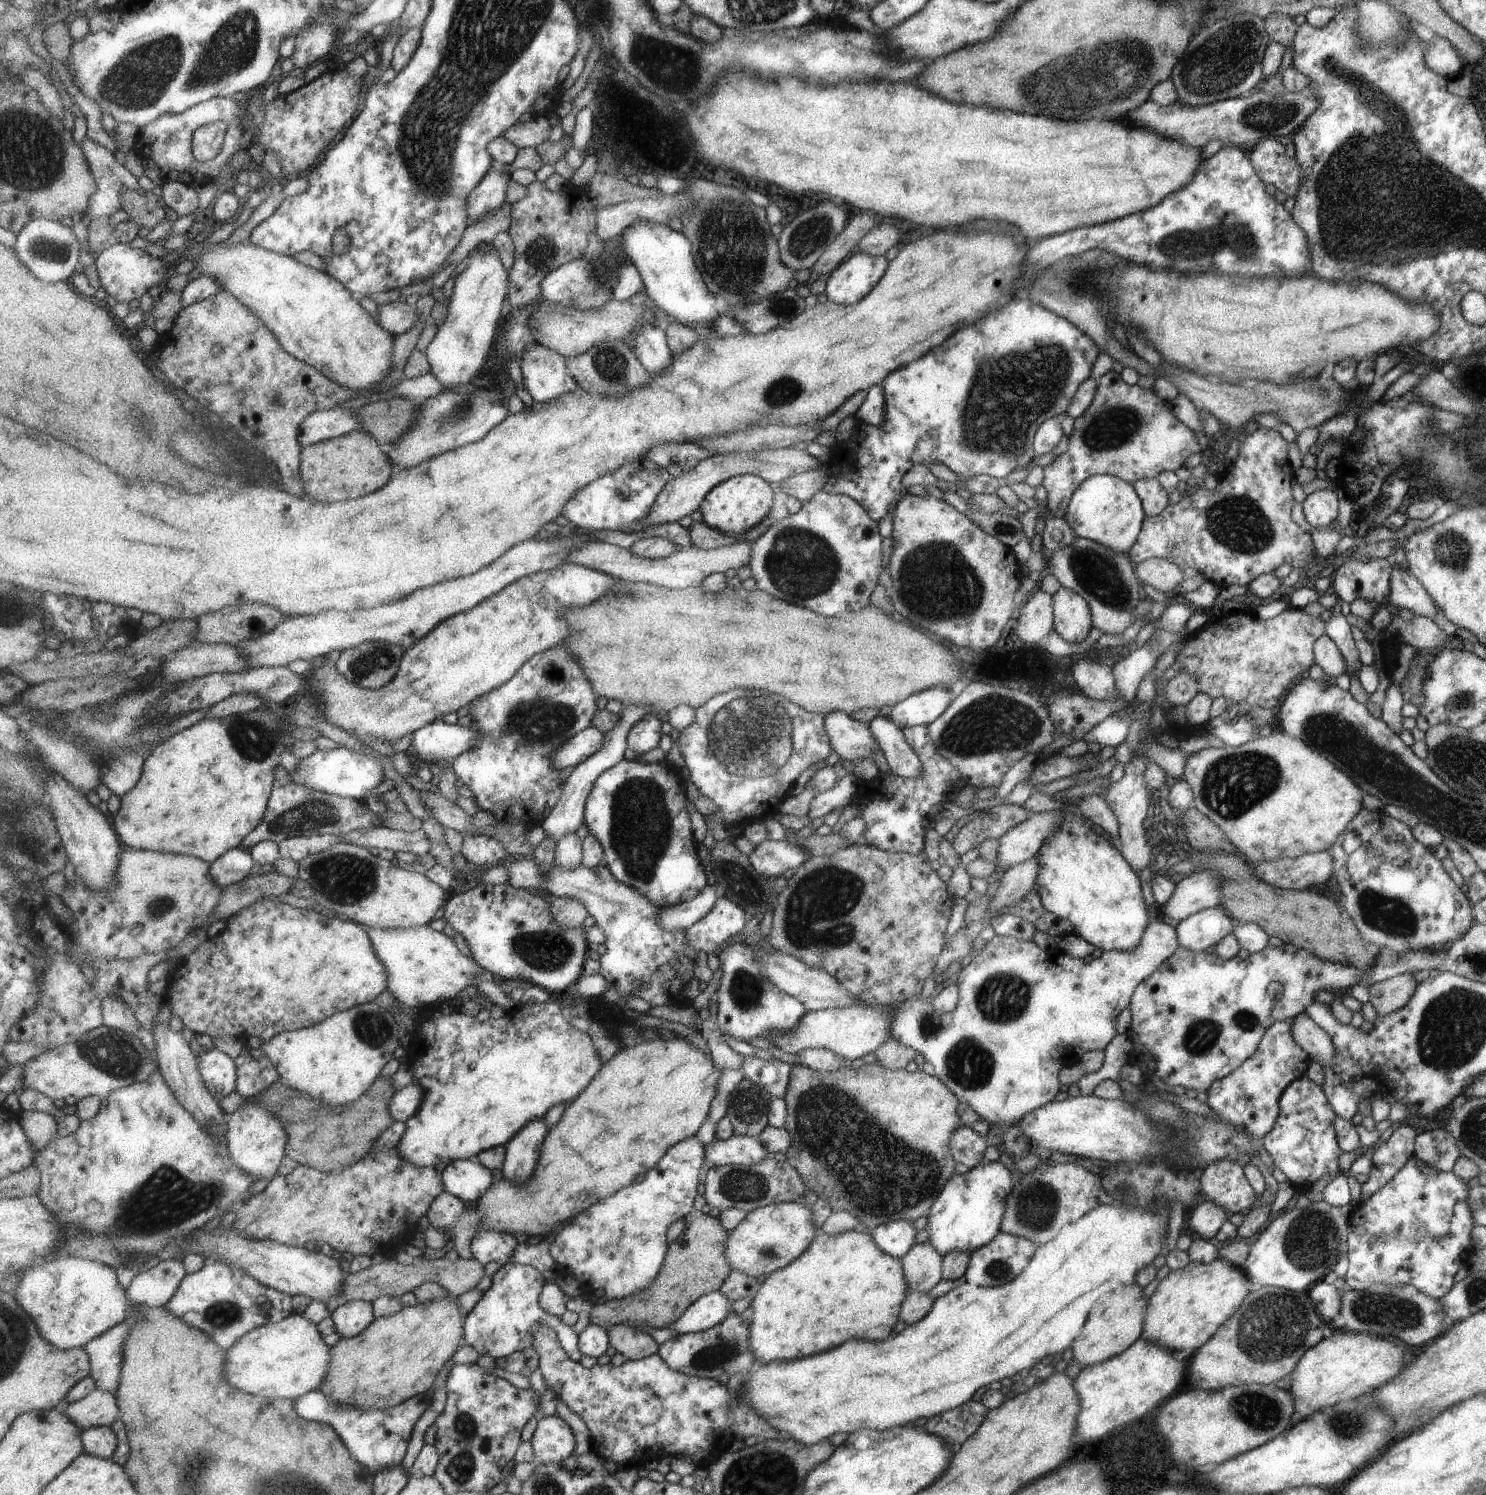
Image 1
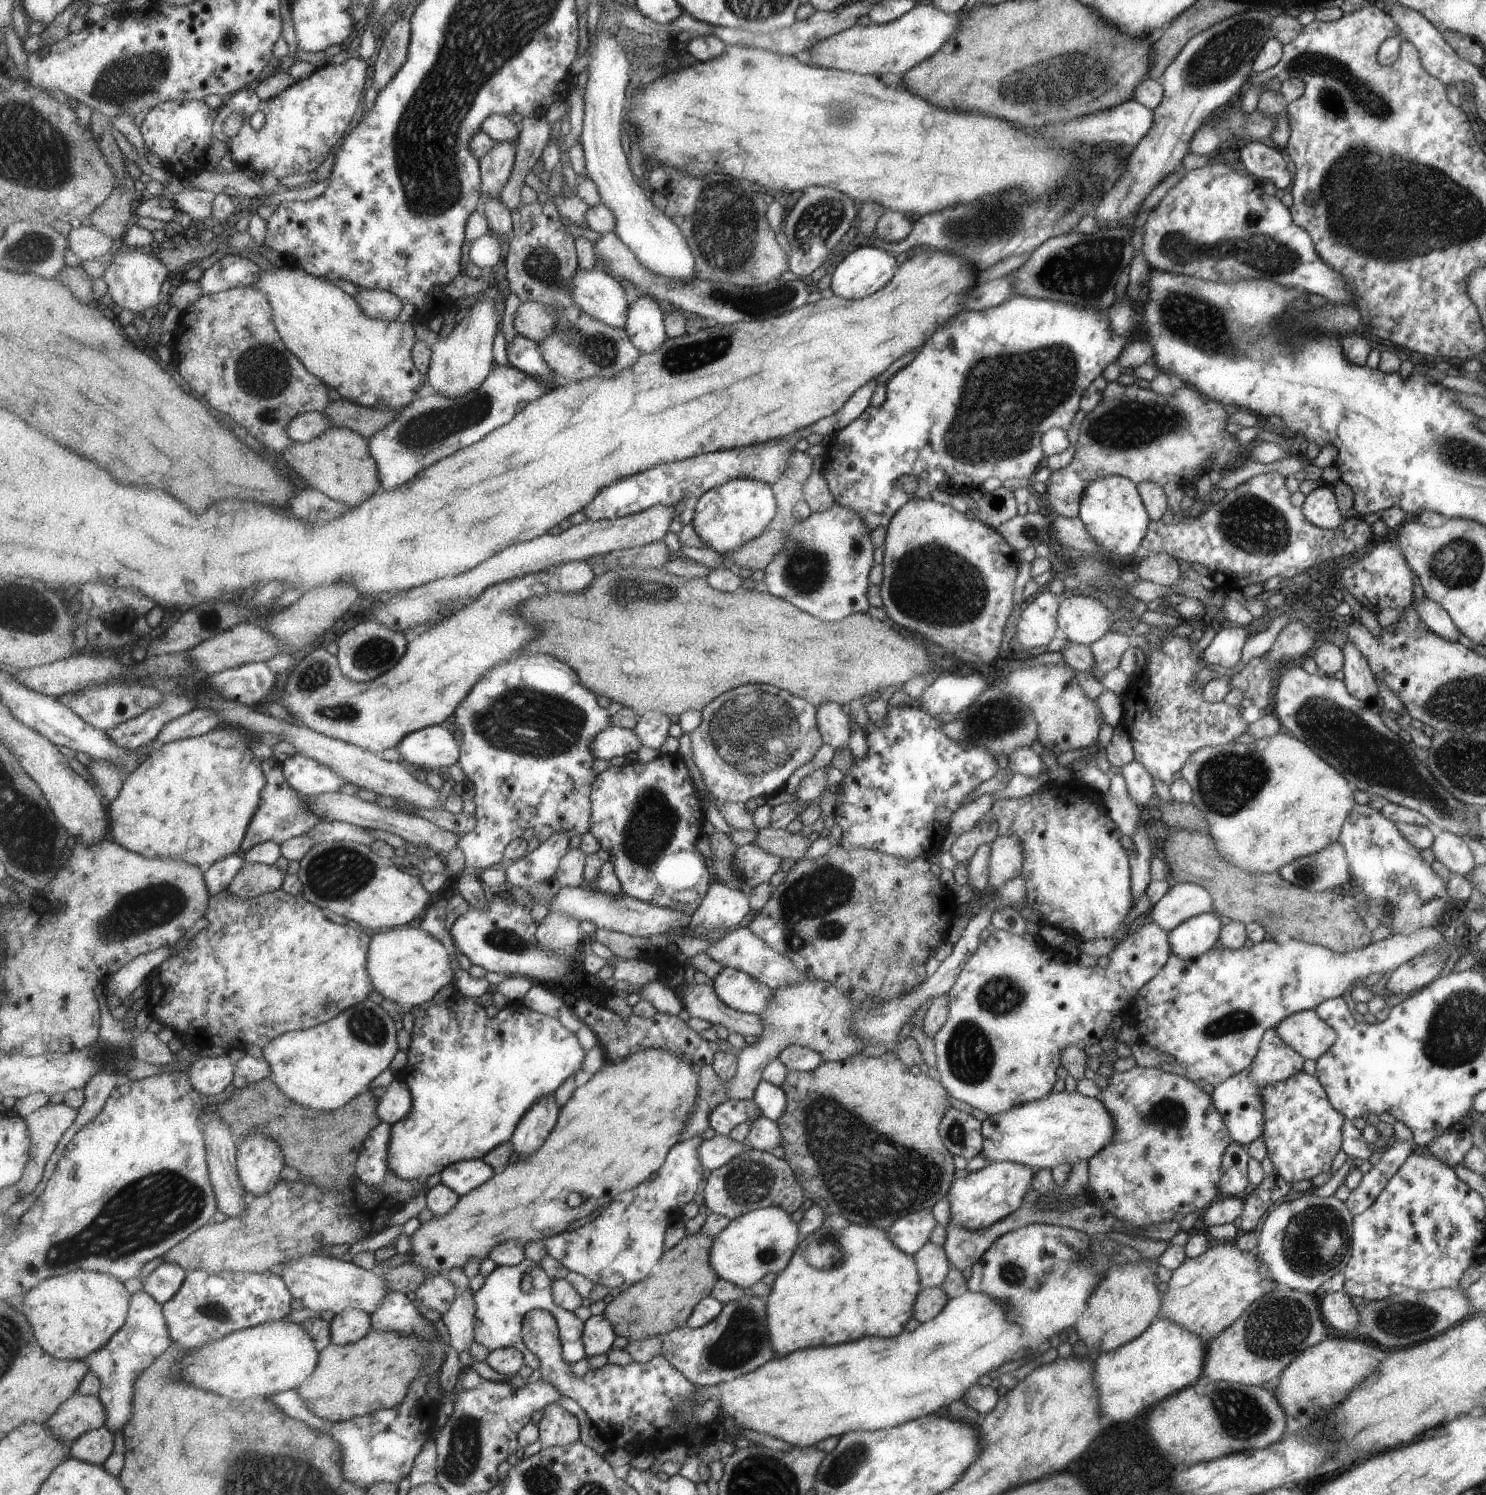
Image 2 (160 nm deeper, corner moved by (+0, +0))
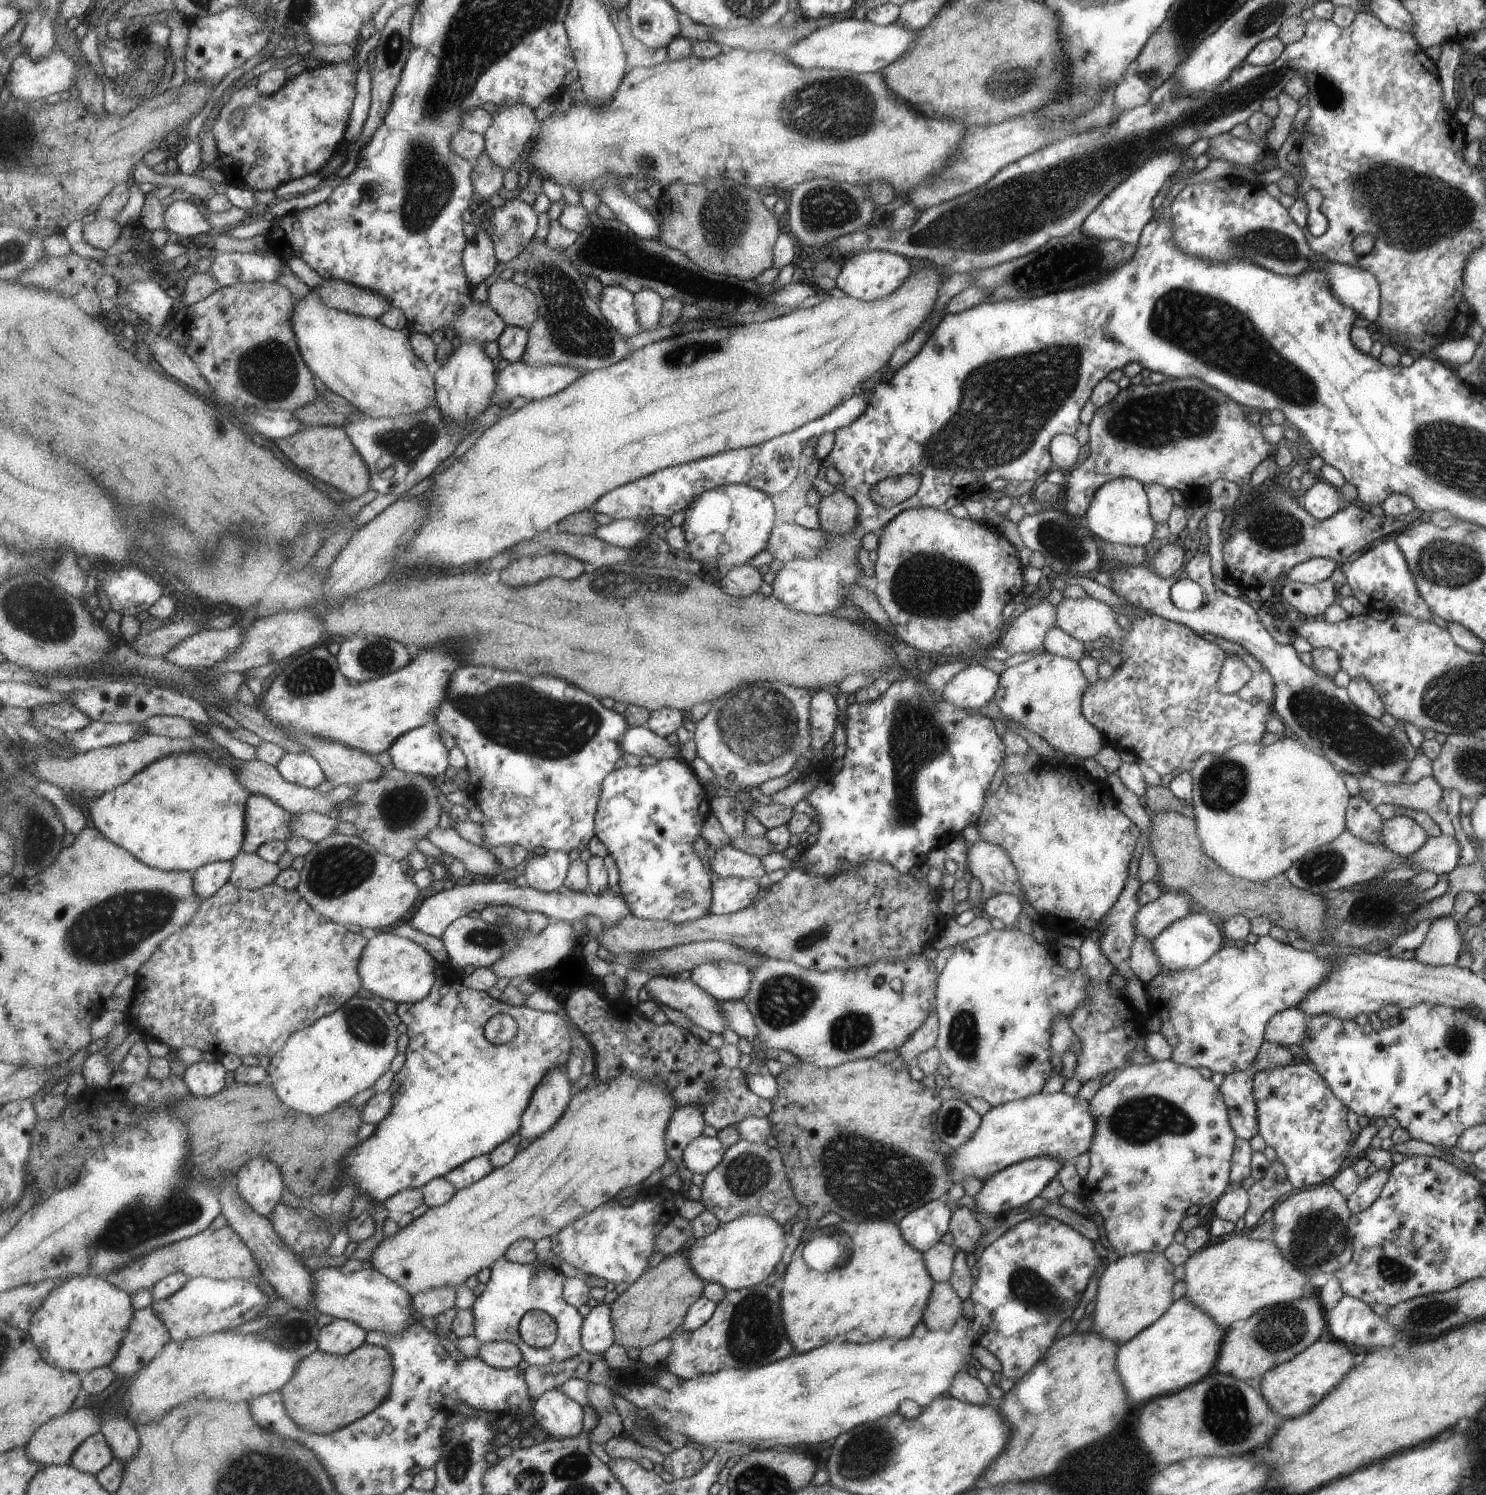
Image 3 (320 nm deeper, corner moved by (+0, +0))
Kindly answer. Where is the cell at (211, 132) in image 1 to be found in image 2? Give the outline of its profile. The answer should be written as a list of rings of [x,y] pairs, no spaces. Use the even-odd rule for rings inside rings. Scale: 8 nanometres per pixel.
[[[352,53],[351,58],[343,64],[325,64],[307,79],[297,82],[276,98],[267,101],[262,100],[255,89],[243,89],[219,108],[211,138],[225,143],[234,157],[239,158],[245,170],[249,170],[251,164],[253,172],[268,172],[276,178],[316,171],[327,160],[331,150],[339,144],[339,140],[349,132],[349,126],[367,90],[367,68],[369,69],[369,64]],[[259,111],[266,114],[266,123],[262,129],[253,131],[249,120]],[[233,112],[241,112],[245,116],[245,122],[237,136],[227,136],[225,120]]]

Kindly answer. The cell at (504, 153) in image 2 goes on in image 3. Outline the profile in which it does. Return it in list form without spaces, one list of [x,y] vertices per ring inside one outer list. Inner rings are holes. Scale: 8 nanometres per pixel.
[[[521,103],[500,105],[492,117],[492,125],[484,134],[486,151],[507,170],[519,163],[521,152],[535,135],[539,123],[535,109]]]

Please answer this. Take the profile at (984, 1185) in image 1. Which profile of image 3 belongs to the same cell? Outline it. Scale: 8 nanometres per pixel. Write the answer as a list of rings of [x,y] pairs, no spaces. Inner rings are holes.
[[[1040,1156],[1032,1159],[1025,1159],[1018,1163],[1010,1164],[1002,1168],[995,1175],[991,1175],[982,1183],[982,1188],[973,1196],[975,1211],[987,1214],[998,1214],[1005,1216],[1007,1211],[1013,1210],[1029,1202],[1034,1196],[1040,1194],[1043,1187],[1056,1178],[1057,1171],[1062,1167],[1062,1162],[1057,1157]]]

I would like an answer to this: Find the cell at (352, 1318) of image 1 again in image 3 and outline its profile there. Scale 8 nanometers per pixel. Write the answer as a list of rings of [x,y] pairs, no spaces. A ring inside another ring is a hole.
[[[345,1319],[334,1321],[322,1328],[318,1350],[329,1355],[350,1355],[365,1343],[367,1331],[358,1324]]]

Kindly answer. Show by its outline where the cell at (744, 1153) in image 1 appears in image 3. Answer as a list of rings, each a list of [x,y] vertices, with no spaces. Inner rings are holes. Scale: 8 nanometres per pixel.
[[[699,1135],[685,1146],[682,1160],[686,1168],[692,1173],[704,1175],[721,1162],[724,1150],[717,1137]]]

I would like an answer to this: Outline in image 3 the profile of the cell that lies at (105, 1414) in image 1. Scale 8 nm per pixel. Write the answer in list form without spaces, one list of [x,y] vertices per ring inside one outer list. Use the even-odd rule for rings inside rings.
[[[80,1408],[71,1410],[64,1415],[56,1416],[49,1422],[46,1422],[39,1428],[34,1438],[30,1440],[26,1446],[27,1454],[43,1467],[50,1467],[51,1465],[66,1465],[70,1462],[75,1454],[75,1451],[82,1446],[83,1442],[101,1432],[101,1418],[96,1409]]]

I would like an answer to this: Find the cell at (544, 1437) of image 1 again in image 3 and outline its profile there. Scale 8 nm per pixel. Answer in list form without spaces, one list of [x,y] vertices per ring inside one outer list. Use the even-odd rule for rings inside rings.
[[[559,1387],[548,1390],[537,1400],[535,1406],[535,1416],[543,1430],[550,1436],[557,1436],[560,1439],[576,1437],[584,1429],[584,1406],[570,1396],[567,1396]]]

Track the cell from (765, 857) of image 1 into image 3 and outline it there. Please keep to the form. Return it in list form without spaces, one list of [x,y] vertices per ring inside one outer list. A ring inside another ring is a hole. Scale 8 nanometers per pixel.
[[[730,844],[715,850],[713,858],[707,861],[711,872],[719,877],[753,877],[759,879],[765,874],[763,865],[755,856],[749,855]]]

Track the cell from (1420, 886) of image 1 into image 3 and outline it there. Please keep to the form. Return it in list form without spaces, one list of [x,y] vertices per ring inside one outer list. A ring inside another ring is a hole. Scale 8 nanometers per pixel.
[[[1360,795],[1350,796],[1346,808],[1346,831],[1367,844],[1385,848],[1385,844],[1381,842],[1383,840],[1381,830],[1383,830],[1383,818],[1377,814],[1373,806]]]

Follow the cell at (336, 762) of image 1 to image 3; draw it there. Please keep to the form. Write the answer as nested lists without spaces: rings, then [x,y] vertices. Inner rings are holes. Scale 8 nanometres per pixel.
[[[285,753],[276,767],[289,782],[296,785],[315,788],[326,780],[326,774],[321,770],[319,761],[305,753]]]

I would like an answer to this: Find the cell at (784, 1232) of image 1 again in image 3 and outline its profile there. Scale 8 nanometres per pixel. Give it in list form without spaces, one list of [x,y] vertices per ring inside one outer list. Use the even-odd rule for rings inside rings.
[[[741,1215],[695,1239],[686,1252],[686,1263],[703,1282],[720,1284],[726,1291],[739,1290],[761,1282],[773,1272],[785,1240],[782,1225],[771,1217]]]

